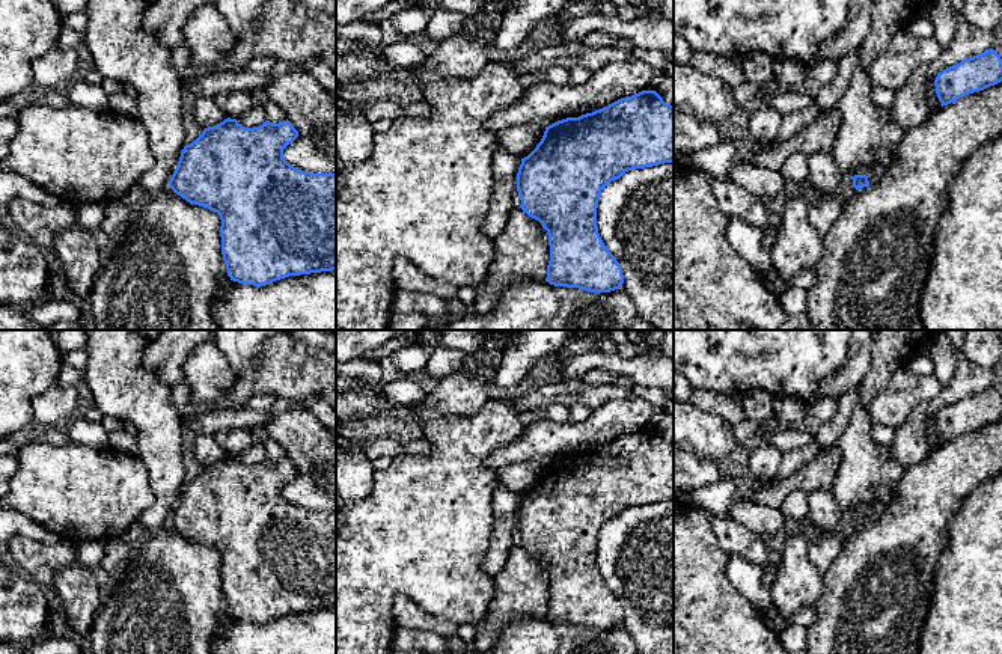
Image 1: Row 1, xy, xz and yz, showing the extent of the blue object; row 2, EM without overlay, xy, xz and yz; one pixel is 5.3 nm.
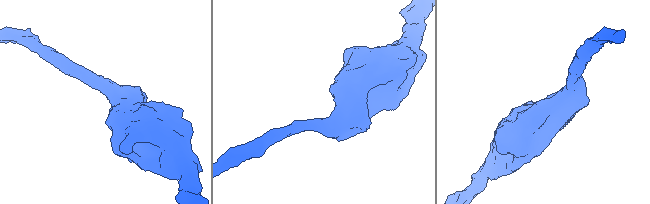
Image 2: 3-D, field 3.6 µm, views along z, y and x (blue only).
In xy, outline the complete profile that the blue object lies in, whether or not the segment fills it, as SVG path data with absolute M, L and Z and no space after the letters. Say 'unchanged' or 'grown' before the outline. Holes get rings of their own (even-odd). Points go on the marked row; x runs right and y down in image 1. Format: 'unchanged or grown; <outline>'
unchanged; M228 118L214 127L205 128L202 134L193 143L185 145L181 152L178 166L169 181L169 187L187 202L208 208L220 215L221 255L228 276L234 282L262 286L289 276L336 270L336 173L310 173L291 166L283 158L283 149L297 137L298 131L288 119L279 124L265 121L259 127L246 128L237 119Z

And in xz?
unchanged; M642 90L592 113L567 118L545 127L541 142L527 157L521 158L517 173L520 208L538 220L548 235L550 261L545 282L589 292L610 292L622 288L622 267L604 246L597 228L601 190L628 170L664 163L674 163L674 105L664 102L655 90Z

